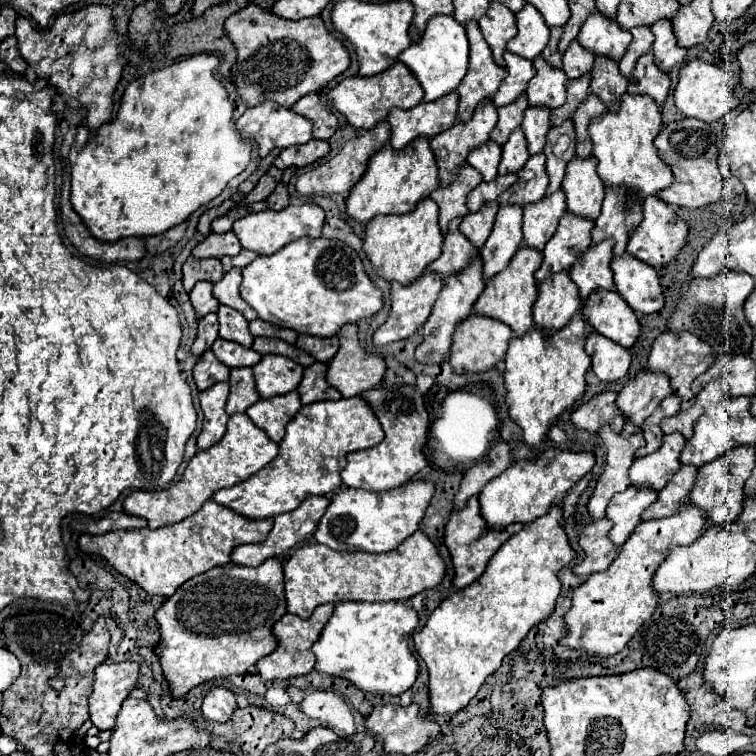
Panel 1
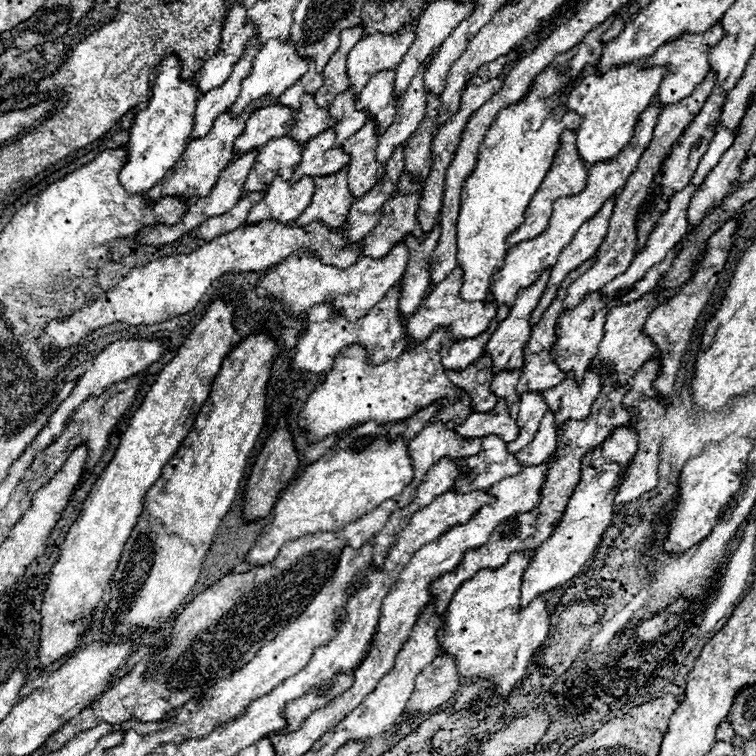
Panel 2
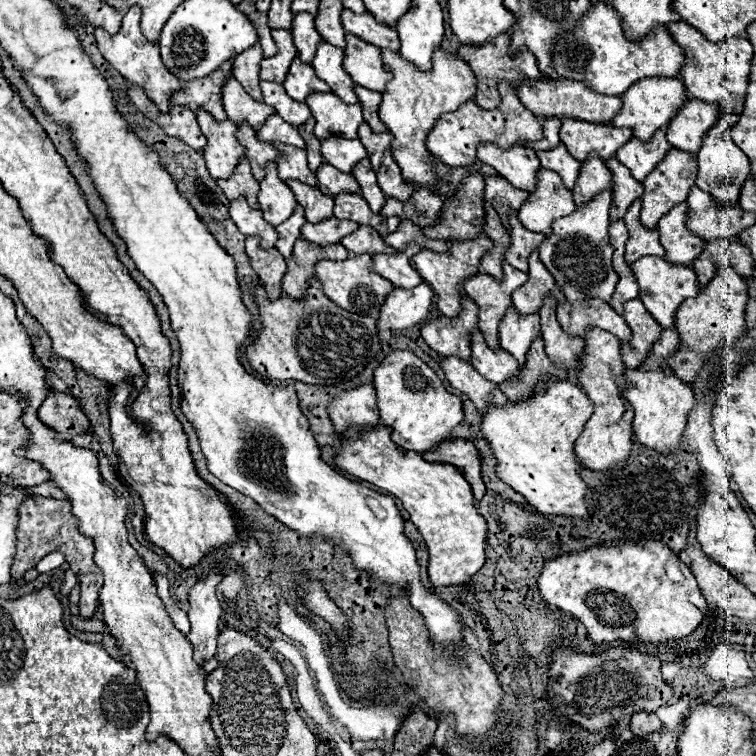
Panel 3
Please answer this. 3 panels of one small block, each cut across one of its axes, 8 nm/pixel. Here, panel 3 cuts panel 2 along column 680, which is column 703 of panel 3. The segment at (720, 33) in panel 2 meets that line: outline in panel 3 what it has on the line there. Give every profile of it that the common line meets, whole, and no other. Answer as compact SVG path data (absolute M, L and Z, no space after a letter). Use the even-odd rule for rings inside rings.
M672 22L672 26L666 26L672 34L674 42L682 48L684 56L688 58L682 66L680 80L686 86L686 92L690 98L706 100L724 104L730 102L730 108L740 114L744 110L744 96L748 88L748 72L750 72L750 60L752 60L752 46L746 38L726 38L720 44L708 42L698 30L692 30L686 22Z

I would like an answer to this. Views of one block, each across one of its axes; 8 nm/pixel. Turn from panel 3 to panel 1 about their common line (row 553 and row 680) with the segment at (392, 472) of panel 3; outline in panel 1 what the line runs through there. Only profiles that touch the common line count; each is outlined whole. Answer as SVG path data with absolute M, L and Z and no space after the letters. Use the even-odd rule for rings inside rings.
M554 506L546 516L538 518L536 522L526 524L520 534L514 534L508 542L504 542L504 546L500 546L500 550L490 558L486 574L482 574L474 582L474 586L466 586L450 594L430 614L426 626L414 634L414 648L426 662L430 674L430 714L454 716L456 712L464 710L468 702L476 696L484 680L500 668L504 656L516 650L528 630L552 612L552 606L560 594L558 570L568 566L576 556L576 552L568 544L562 526L564 518L560 506Z

